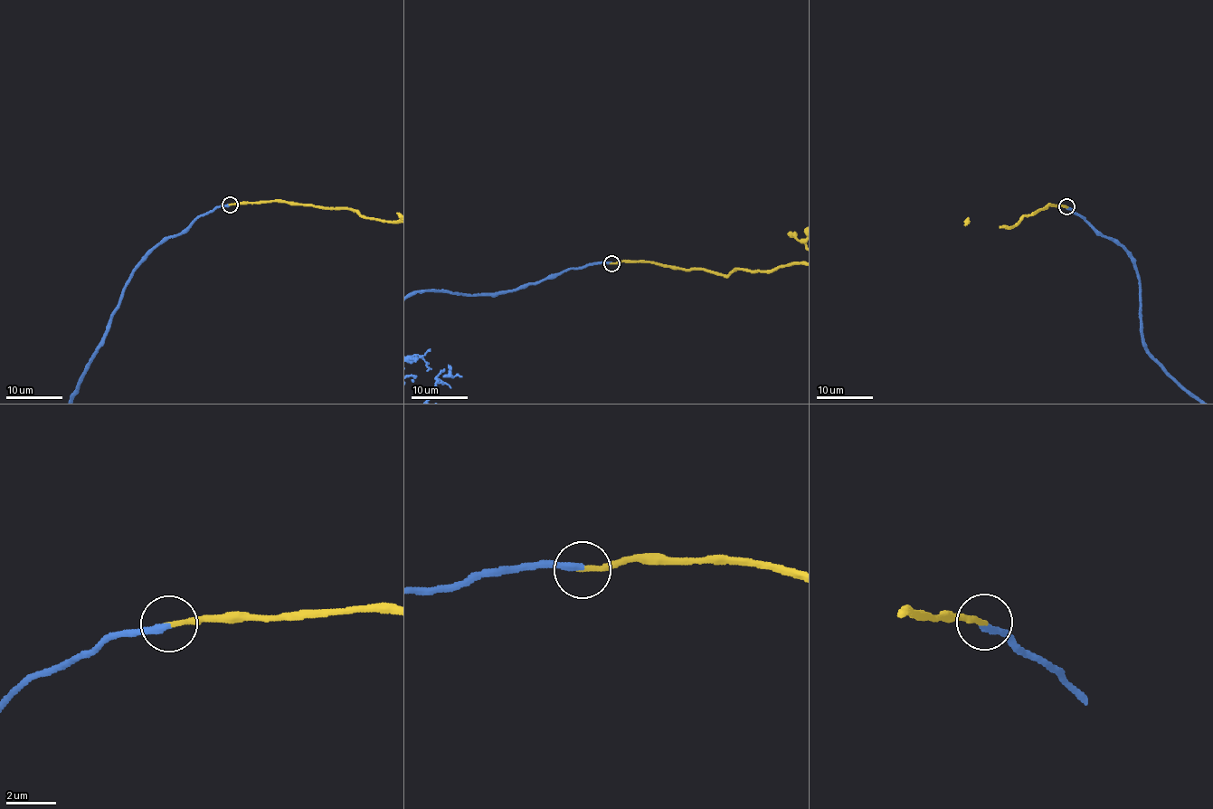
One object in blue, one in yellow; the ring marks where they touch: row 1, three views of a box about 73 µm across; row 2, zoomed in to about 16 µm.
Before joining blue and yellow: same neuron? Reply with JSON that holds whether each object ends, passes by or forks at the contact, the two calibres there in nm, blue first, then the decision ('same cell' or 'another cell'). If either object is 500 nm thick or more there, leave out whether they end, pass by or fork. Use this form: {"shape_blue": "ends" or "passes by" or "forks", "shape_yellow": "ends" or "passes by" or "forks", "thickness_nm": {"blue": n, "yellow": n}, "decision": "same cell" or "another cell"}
{"shape_blue": "ends", "shape_yellow": "ends", "thickness_nm": {"blue": 280, "yellow": 220}, "decision": "same cell"}

